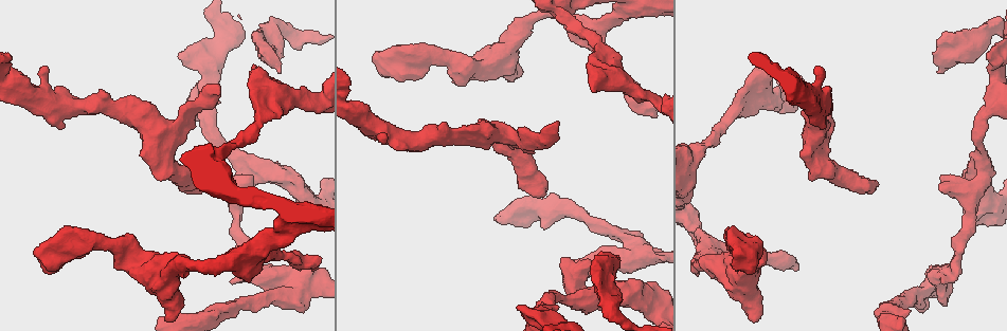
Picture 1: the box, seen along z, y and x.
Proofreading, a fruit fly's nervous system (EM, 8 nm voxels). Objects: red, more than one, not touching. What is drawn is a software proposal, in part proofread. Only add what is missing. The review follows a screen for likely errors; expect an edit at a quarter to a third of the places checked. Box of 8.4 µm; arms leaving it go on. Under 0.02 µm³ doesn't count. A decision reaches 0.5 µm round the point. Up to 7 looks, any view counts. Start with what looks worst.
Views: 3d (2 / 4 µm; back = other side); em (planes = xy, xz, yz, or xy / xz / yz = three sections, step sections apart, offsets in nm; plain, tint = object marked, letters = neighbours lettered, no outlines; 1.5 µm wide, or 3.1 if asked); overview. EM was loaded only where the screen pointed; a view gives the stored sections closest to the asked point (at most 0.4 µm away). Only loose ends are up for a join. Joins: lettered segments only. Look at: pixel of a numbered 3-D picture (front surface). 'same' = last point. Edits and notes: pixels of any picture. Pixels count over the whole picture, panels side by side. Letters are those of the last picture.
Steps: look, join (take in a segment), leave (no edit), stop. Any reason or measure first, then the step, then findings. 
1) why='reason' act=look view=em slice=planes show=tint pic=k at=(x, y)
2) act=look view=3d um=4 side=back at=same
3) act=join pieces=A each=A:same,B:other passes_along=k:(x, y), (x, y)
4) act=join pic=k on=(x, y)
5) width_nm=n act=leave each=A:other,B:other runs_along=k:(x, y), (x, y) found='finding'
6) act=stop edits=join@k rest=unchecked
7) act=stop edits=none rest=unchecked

why='branch stops here' act=look view=3d um=2 pic=1 at=(248, 281)

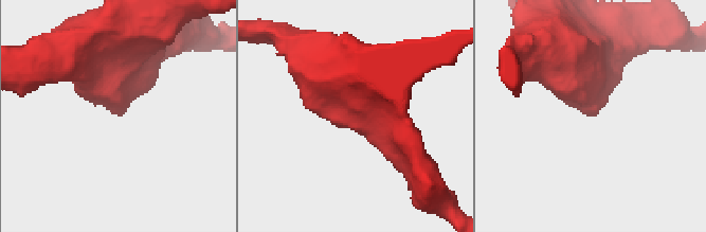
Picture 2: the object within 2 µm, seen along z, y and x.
why='need the tissue' act=look view=em slice=yz step=4 show=letters pic=2 at=(123, 112)

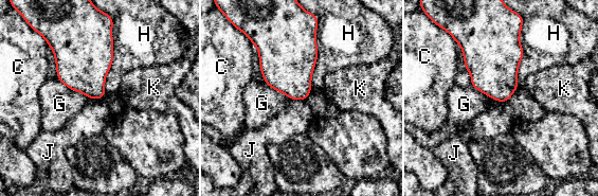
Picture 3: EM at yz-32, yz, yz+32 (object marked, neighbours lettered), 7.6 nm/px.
width_nm=200 act=leave each=C:other,G:other,H:other,J:other,K:other found='none of them fits'

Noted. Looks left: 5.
act=look view=em slice=yz step=4 show=letters pic=1 at=(383, 134)

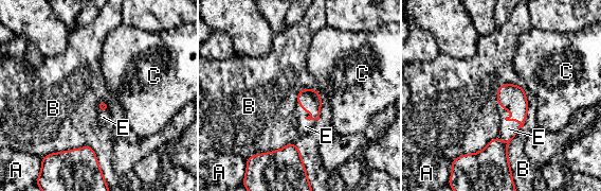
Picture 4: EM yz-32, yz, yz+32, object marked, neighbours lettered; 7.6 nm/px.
longest_contact=B:480nm act=join pieces=E each=A:other,B:other,C:other,E:same found='it goes on there'

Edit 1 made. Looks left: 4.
act=look view=overview

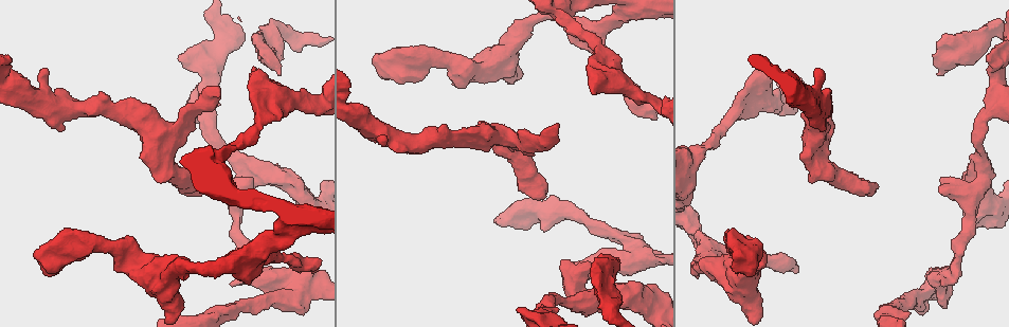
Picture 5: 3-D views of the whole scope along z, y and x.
why='branch stops here' act=look view=3d um=2 pic=5 at=(990, 62)

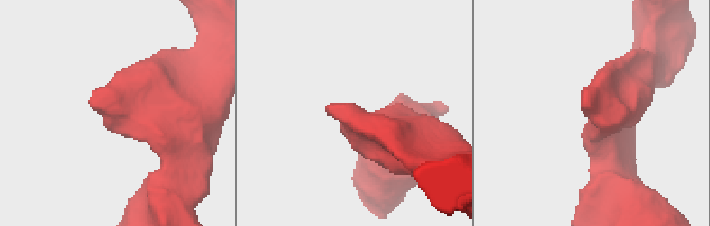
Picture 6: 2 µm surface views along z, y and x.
act=look view=em slice=planes show=letters pic=6 at=(91, 106)

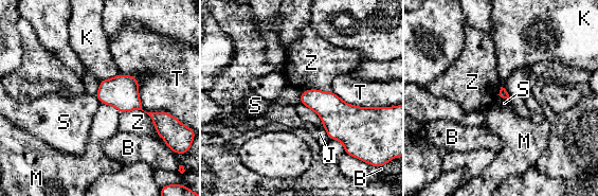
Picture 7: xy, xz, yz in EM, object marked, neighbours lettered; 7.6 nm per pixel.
act=leave each=B:other,J:other,K:other,M:other,S:other,T:other,Z:other border=7:(302, 92), (300, 102) found='no lettered segment goes on from it'

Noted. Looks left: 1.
act=stop edits=join@4 rest=unchecked

